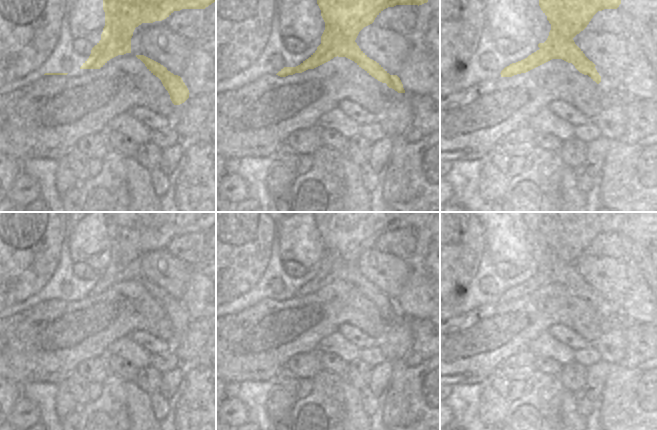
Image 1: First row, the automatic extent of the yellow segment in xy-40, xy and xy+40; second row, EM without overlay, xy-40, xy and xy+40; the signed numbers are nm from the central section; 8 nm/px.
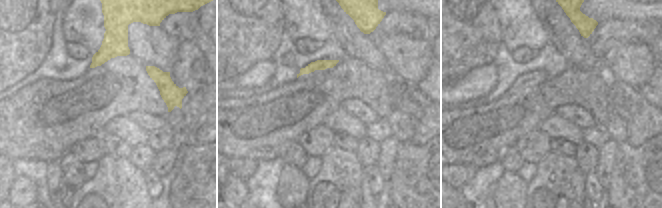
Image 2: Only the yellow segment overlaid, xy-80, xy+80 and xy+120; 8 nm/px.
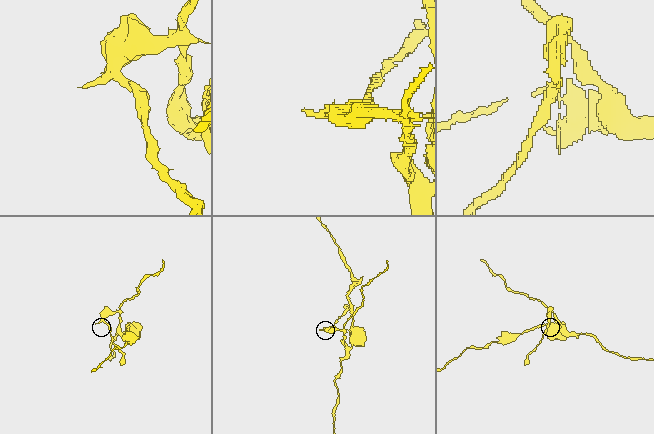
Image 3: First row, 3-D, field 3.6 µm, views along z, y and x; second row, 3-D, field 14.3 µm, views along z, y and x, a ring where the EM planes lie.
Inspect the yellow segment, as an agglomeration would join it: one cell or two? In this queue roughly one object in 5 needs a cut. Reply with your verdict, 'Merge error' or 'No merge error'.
Merge error

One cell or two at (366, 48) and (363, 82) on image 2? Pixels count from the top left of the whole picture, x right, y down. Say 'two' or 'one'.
two

